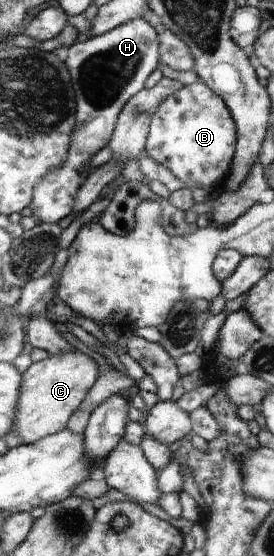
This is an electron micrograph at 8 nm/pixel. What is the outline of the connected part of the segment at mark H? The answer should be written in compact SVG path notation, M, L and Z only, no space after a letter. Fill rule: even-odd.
M135 18L127 21L123 25L117 26L114 30L101 34L100 36L91 36L75 40L67 51L67 58L64 63L71 72L74 98L76 101L76 120L72 131L72 145L68 147L65 163L60 169L53 170L47 175L33 193L32 203L30 204L31 216L39 222L48 224L65 224L76 216L74 213L74 204L80 187L86 182L86 177L91 169L90 159L100 149L108 145L125 103L129 101L136 93L144 88L147 77L155 71L160 63L160 53L158 52L159 42L158 33L143 18Z

